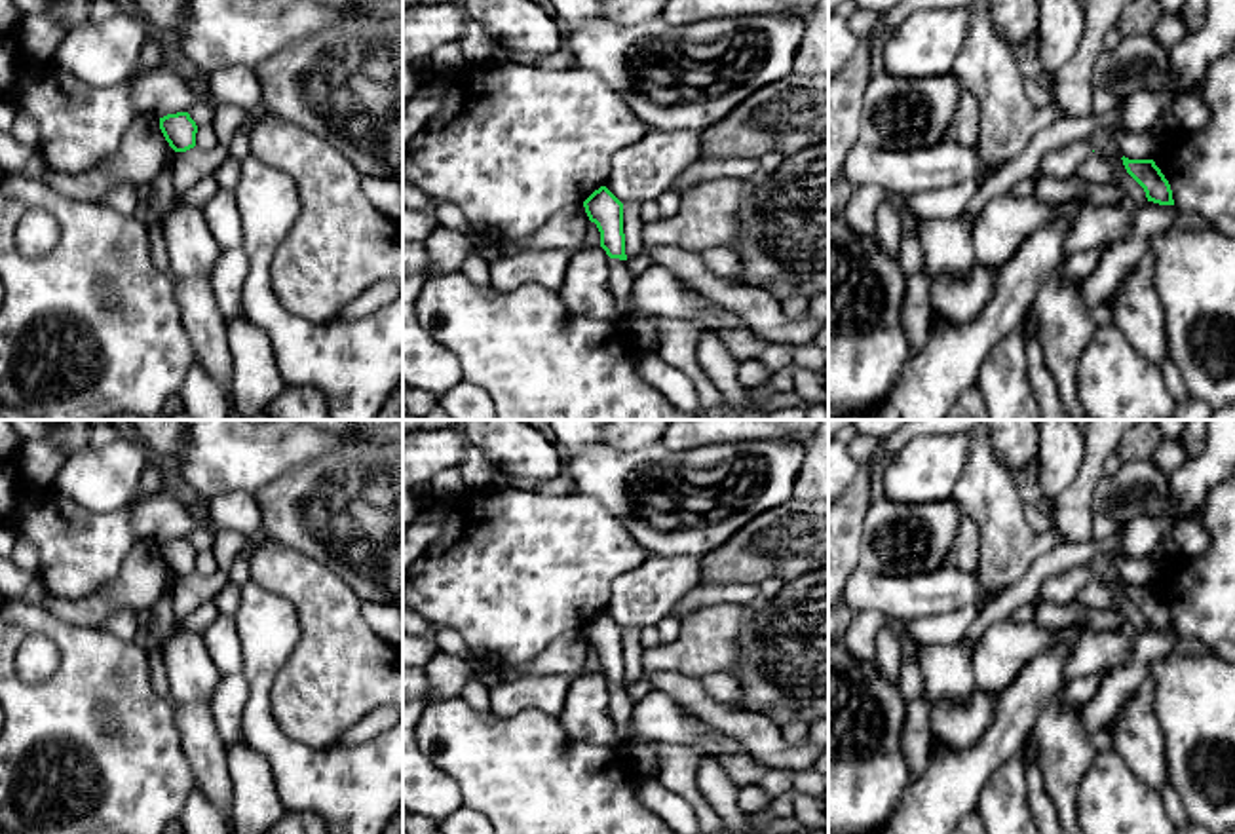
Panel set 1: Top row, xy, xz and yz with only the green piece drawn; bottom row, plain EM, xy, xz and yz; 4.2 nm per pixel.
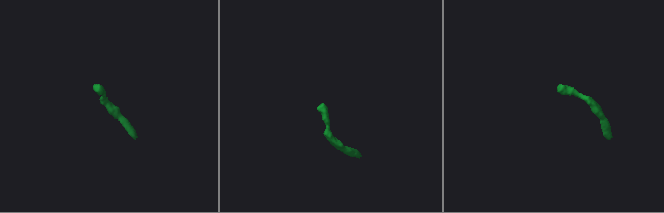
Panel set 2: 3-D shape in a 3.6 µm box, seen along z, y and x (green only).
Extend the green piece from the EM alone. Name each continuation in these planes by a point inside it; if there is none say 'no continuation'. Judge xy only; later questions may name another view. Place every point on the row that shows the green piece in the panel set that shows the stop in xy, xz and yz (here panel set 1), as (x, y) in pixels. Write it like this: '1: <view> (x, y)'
no continuation

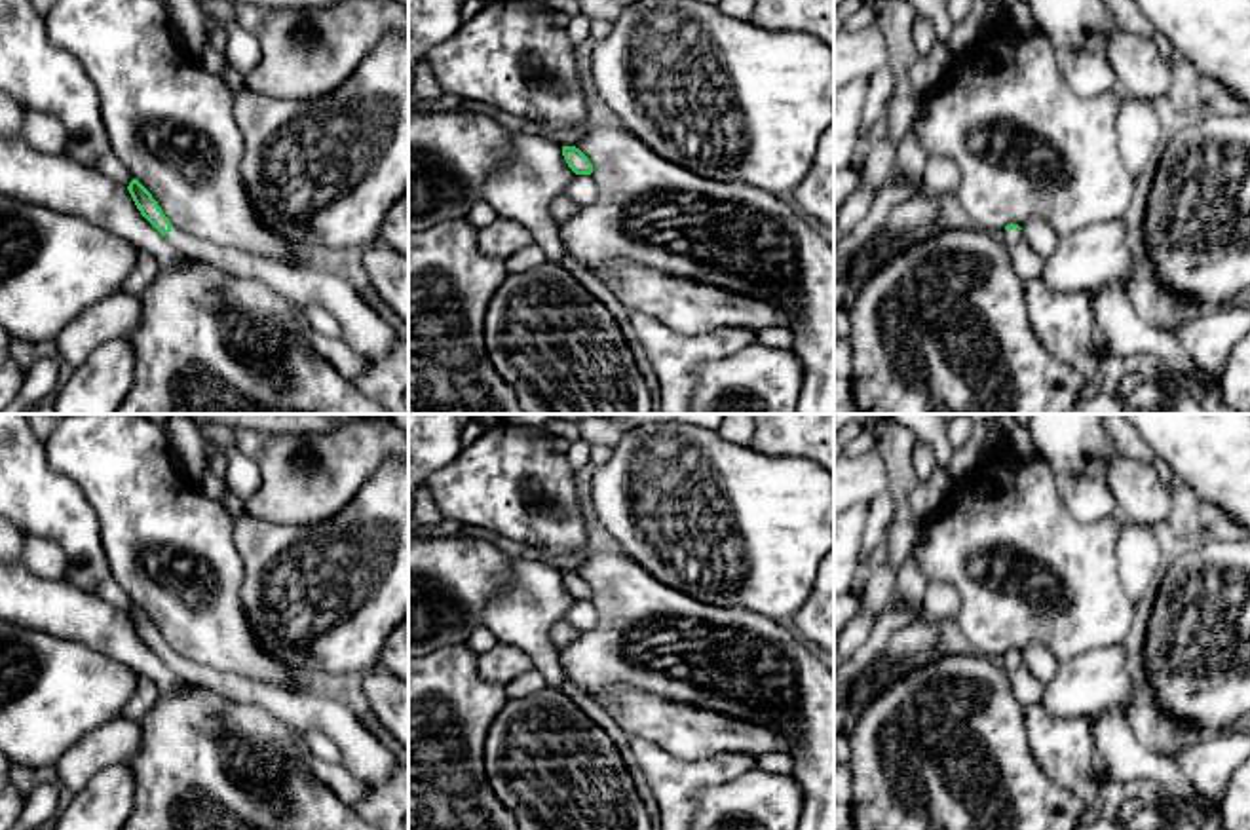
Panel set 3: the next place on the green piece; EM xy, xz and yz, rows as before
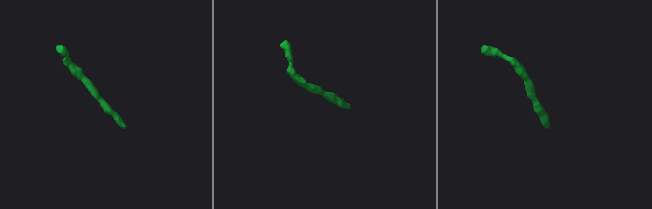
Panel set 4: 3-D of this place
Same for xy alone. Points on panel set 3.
1: xy (363, 329)

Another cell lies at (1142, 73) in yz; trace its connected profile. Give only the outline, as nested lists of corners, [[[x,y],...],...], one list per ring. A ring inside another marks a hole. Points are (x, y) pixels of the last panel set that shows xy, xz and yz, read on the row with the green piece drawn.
[[[1115,28],[1106,55],[1127,97],[1157,103],[1170,91],[1172,63],[1159,53],[1153,40]]]

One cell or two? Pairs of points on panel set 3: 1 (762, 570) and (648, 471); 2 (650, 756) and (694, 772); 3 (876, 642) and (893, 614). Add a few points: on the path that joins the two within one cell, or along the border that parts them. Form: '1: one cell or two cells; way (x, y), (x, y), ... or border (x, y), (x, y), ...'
1: one cell; way (734, 542), (709, 517), (677, 496)
2: one cell; way (662, 768), (665, 772), (682, 772)
3: one cell; way (880, 635), (888, 622)

